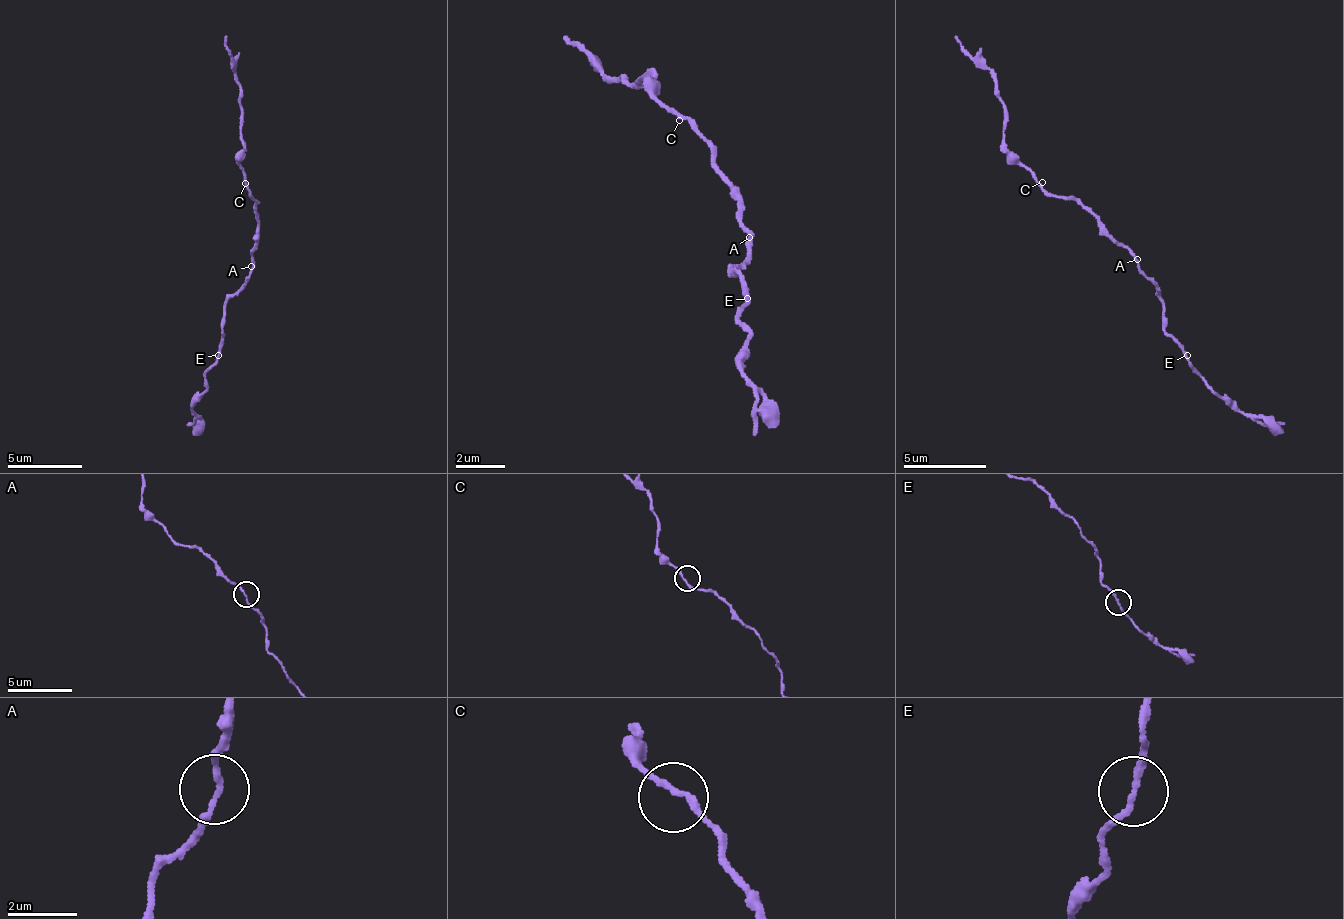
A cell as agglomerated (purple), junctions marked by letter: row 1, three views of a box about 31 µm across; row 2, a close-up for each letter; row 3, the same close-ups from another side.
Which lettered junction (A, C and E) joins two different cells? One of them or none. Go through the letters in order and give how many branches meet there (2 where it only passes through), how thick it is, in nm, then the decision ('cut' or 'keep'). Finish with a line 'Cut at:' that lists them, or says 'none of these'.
A: 2 branches meet; 160 nm thick; keep
C: 2 branches meet; 170 nm thick; keep
E: 2 branches meet; 170 nm thick; keep
Cut at: none of these

